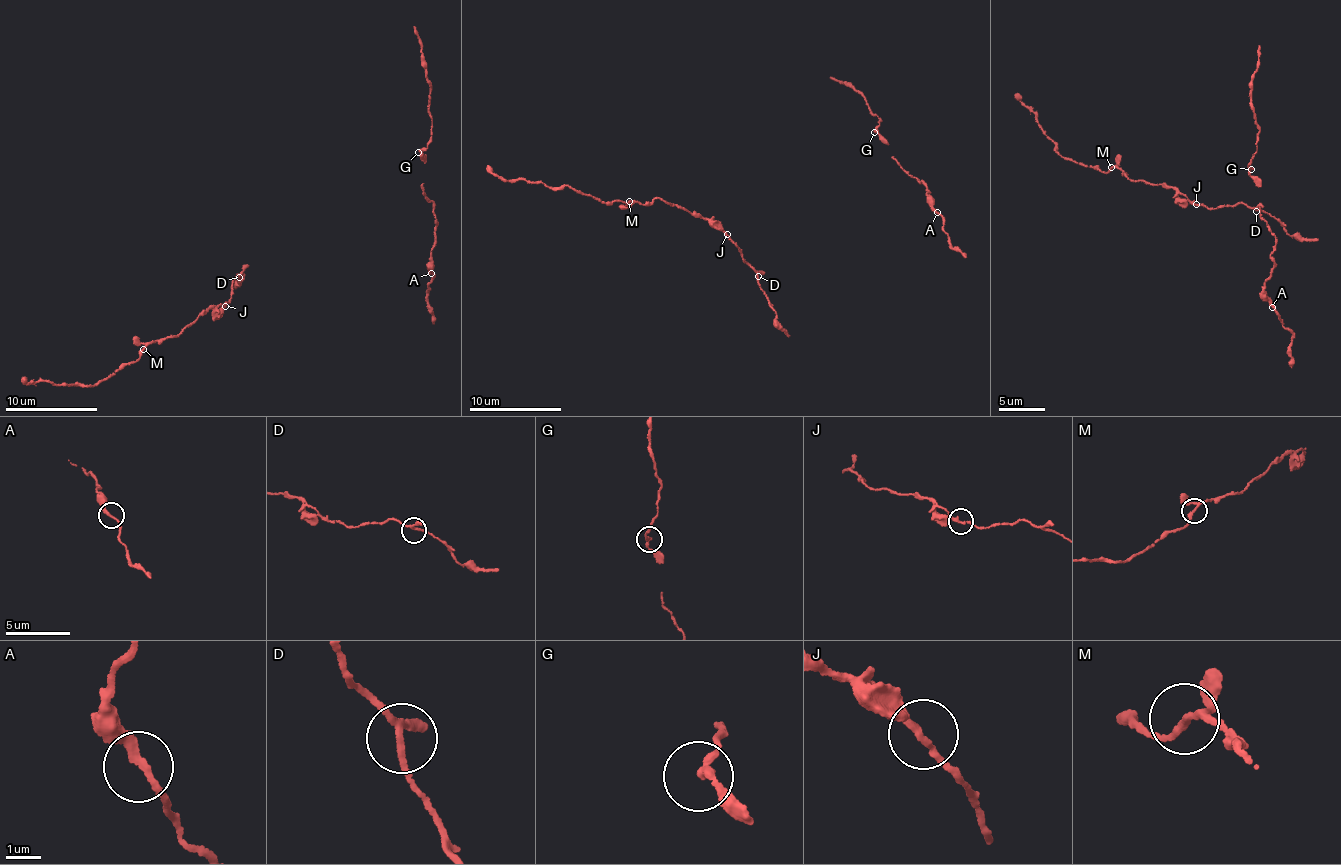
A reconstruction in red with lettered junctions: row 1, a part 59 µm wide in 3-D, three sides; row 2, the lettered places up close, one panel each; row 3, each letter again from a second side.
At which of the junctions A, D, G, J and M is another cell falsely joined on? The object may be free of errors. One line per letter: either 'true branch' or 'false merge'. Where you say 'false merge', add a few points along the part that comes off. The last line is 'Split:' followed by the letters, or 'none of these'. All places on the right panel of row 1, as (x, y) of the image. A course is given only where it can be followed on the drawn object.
A: true branch
D: true branch
G: true branch
J: true branch
M: true branch
Split: none of these

